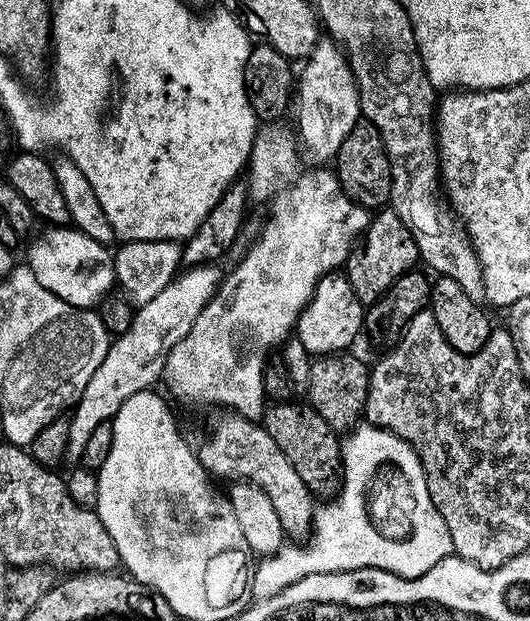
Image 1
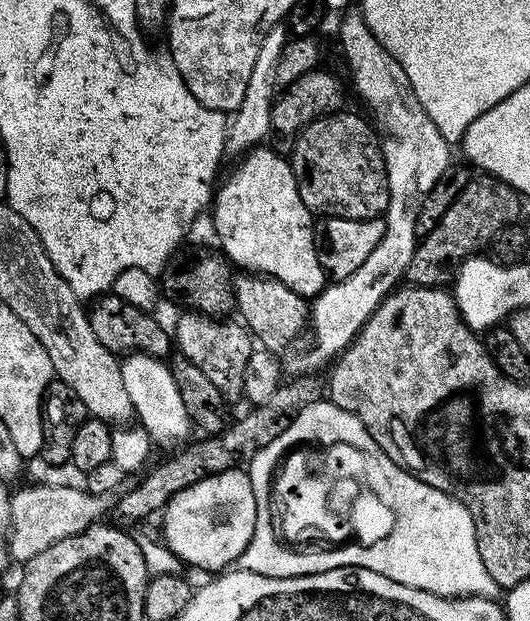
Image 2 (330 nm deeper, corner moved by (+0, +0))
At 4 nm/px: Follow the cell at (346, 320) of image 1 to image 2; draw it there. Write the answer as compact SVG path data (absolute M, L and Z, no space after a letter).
M257 146L243 153L239 160L240 165L225 178L224 185L215 189L214 203L210 208L212 228L220 239L219 251L245 273L269 276L290 286L290 290L299 296L316 297L326 287L326 273L316 251L314 214L306 202L302 202L302 194L298 194L298 182L292 173L291 163L285 157L283 160L278 153L271 152L268 146Z

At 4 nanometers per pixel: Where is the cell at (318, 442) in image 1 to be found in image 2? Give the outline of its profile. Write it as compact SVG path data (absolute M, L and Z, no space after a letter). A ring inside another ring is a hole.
M195 310L181 311L174 333L174 344L179 355L189 359L210 378L228 402L240 400L244 391L246 362L254 350L254 337L243 323L232 318L206 316ZM236 323L236 324L235 324Z

